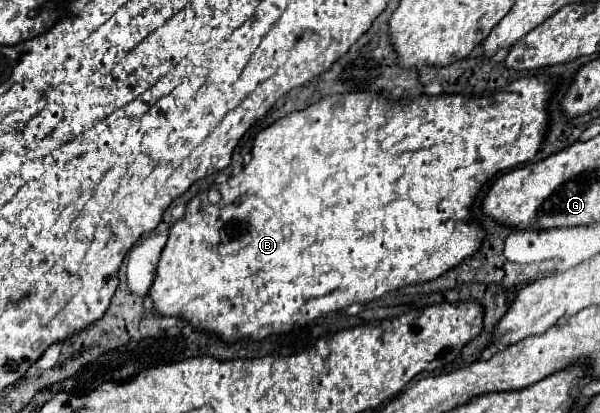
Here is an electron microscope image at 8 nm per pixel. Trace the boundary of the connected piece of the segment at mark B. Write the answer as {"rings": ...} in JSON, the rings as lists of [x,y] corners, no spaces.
{"rings":[[[527,76],[521,78],[521,94],[517,92],[491,92],[487,96],[419,96],[409,102],[391,102],[383,96],[371,94],[347,94],[347,96],[329,96],[309,106],[307,110],[293,112],[267,130],[263,130],[253,144],[251,162],[241,170],[241,174],[229,178],[221,188],[221,202],[211,204],[207,192],[197,194],[185,210],[185,216],[177,220],[169,232],[167,244],[161,252],[155,280],[149,288],[149,300],[153,302],[153,310],[161,316],[177,316],[183,322],[197,326],[201,330],[209,330],[223,338],[225,342],[235,342],[239,338],[255,338],[265,340],[273,334],[289,334],[293,326],[307,324],[319,316],[325,316],[335,310],[349,308],[351,304],[367,304],[375,298],[381,298],[387,292],[399,290],[403,286],[429,282],[439,278],[449,268],[457,266],[463,258],[475,254],[481,246],[485,232],[471,220],[469,208],[479,192],[479,188],[491,180],[495,174],[515,168],[519,164],[529,162],[547,132],[547,100],[551,96],[551,80],[545,76]]]}

